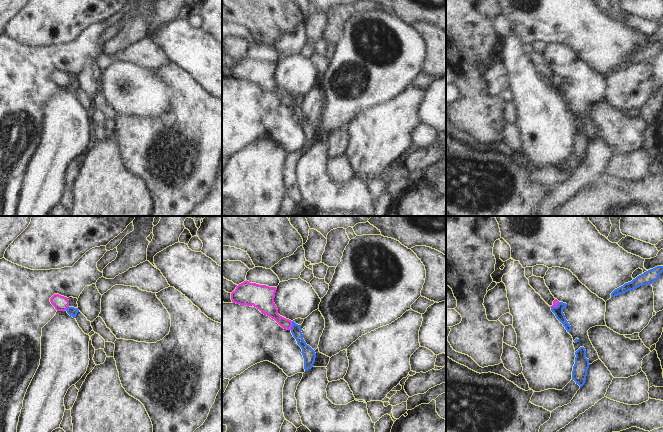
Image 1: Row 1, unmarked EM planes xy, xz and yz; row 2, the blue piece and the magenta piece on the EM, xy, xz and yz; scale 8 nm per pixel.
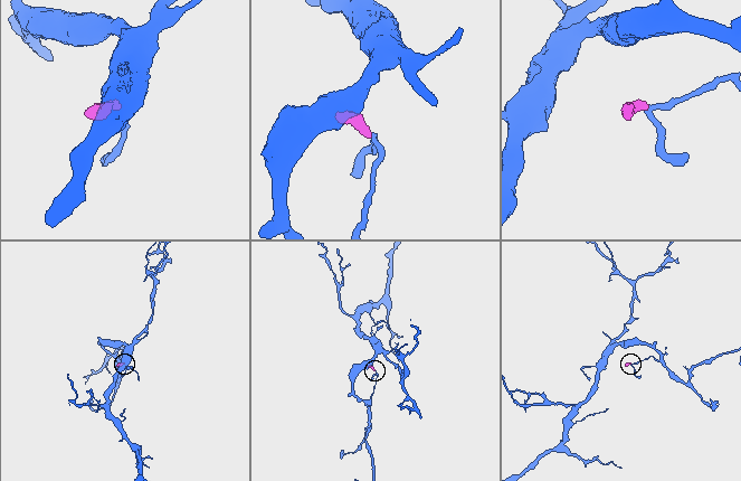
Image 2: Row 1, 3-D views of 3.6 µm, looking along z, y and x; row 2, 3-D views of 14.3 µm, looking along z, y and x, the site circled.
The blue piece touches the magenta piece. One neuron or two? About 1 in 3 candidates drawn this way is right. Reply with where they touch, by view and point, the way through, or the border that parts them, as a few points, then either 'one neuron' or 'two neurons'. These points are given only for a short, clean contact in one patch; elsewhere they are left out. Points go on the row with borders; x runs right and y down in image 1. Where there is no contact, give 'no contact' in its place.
xz (292, 325) | across xz (307, 352), (292, 325), (281, 321), (267, 307) | one neuron

